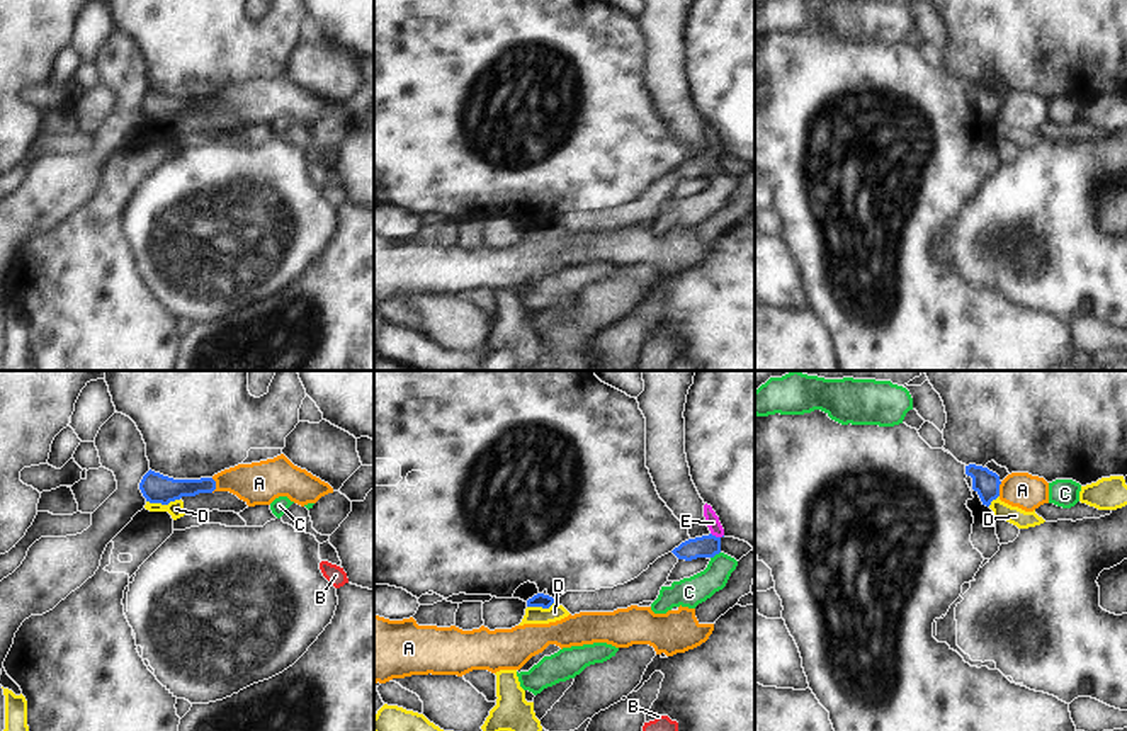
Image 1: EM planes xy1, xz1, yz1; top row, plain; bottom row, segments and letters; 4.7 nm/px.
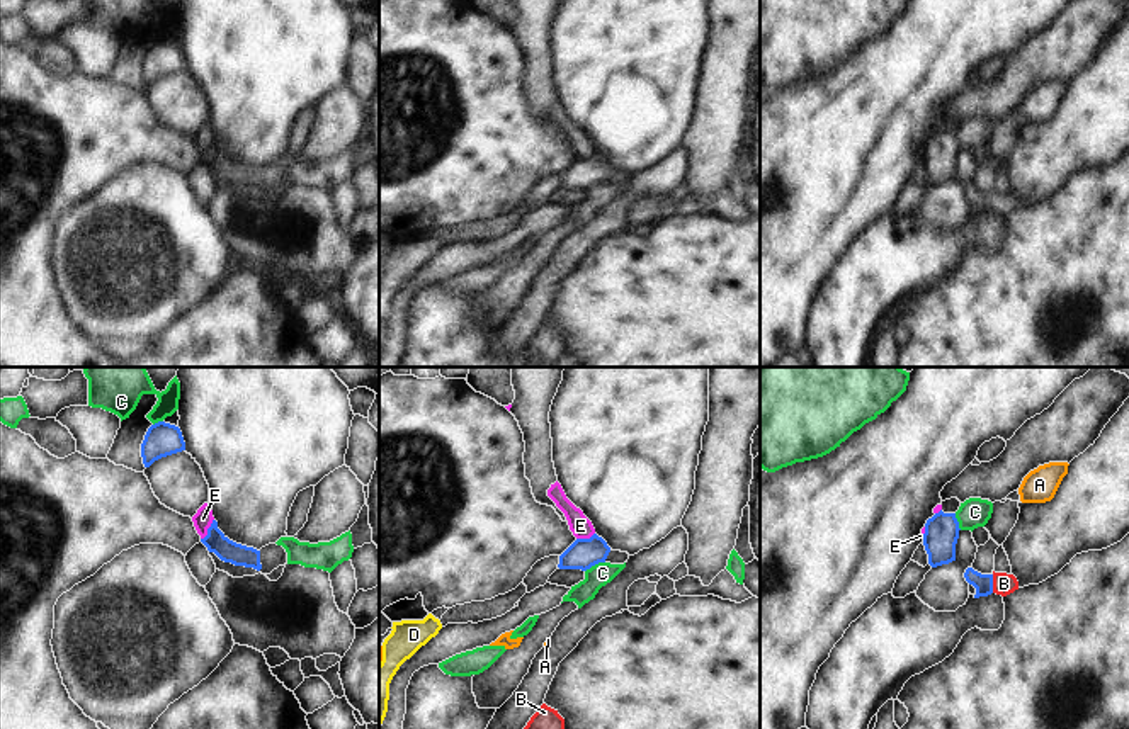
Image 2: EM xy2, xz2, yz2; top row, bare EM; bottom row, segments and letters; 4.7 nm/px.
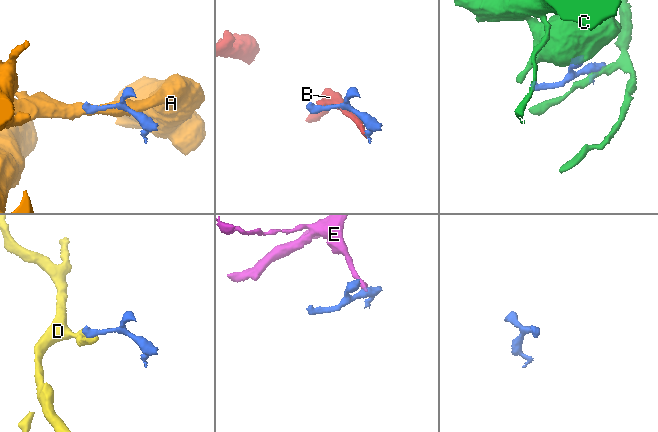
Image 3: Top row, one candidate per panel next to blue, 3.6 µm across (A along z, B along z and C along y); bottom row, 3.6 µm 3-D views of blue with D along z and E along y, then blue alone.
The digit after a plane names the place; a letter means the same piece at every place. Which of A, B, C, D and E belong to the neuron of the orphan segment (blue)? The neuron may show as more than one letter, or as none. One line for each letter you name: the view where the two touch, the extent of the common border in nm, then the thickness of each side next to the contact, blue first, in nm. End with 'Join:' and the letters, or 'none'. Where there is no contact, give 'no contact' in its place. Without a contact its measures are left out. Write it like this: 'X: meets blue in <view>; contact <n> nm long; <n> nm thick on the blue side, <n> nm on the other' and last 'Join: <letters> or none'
B: meets blue in yz2; contact 90 nm long; 90 nm thick on the blue side, 100 nm on the other
Join: B

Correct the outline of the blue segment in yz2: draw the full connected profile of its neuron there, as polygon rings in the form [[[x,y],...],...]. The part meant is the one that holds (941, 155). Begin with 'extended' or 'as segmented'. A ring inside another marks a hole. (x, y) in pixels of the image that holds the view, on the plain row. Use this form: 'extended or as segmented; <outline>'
as segmented; [[[935,133],[925,143],[923,165],[932,187],[956,180],[956,163],[959,158],[959,141],[956,133]]]

